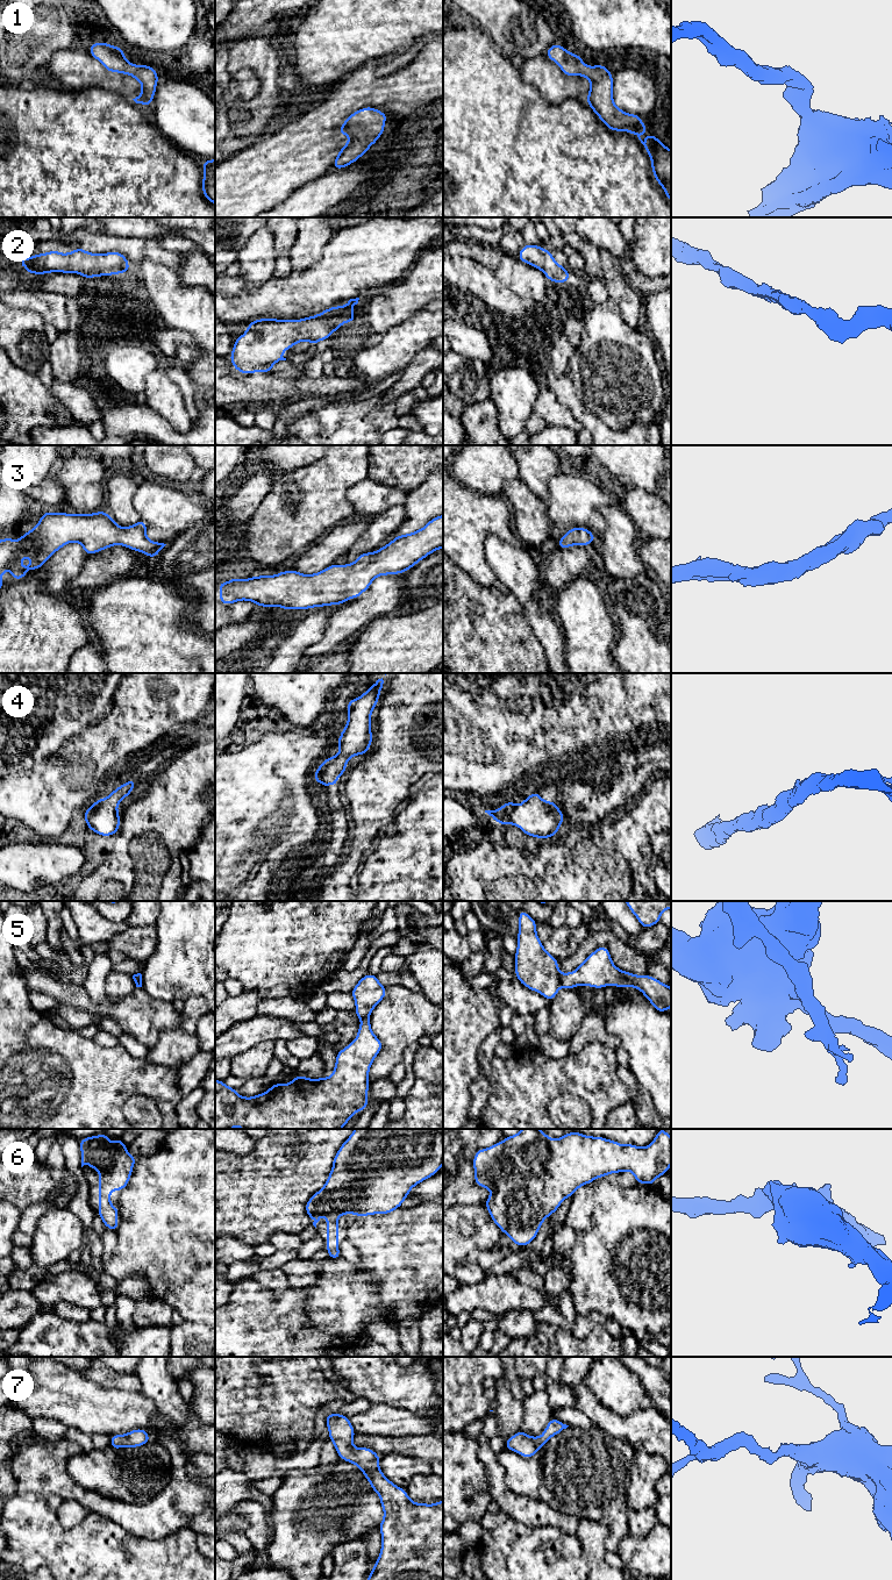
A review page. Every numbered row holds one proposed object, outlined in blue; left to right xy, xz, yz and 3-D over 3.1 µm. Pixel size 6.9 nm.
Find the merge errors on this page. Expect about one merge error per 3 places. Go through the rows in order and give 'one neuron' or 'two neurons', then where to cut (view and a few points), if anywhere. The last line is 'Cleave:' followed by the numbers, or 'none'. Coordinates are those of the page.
1: one neuron; no cut
2: one neuron; no cut
3: one neuron; no cut
4: one neuron; no cut
5: two neurons; cut in yz along (559, 973), (562, 986)
6: one neuron; no cut
7: one neuron; no cut
Cleave: 5

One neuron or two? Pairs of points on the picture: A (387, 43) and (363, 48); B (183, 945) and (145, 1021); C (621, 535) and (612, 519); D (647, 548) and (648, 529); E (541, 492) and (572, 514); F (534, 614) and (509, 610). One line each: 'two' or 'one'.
A: one
B: two
C: one
D: two
E: two
F: two

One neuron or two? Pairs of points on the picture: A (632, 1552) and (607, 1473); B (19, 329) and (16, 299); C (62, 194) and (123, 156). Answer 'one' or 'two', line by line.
A: two
B: two
C: one

